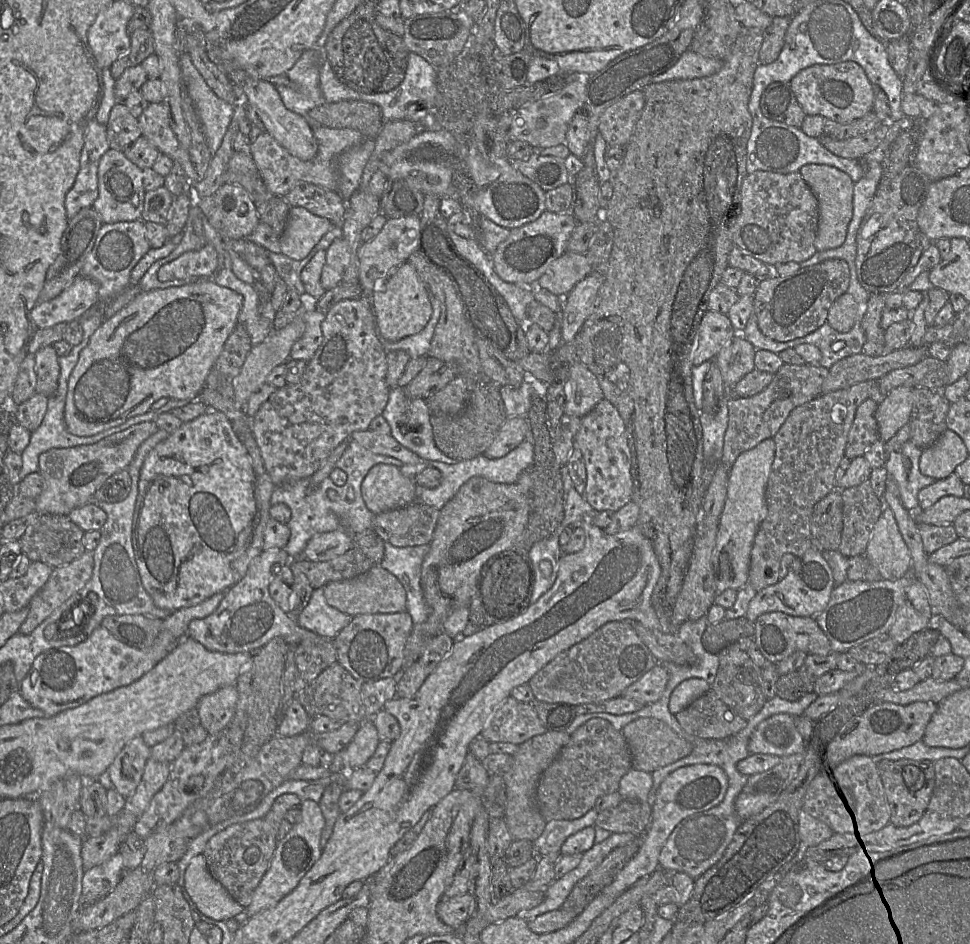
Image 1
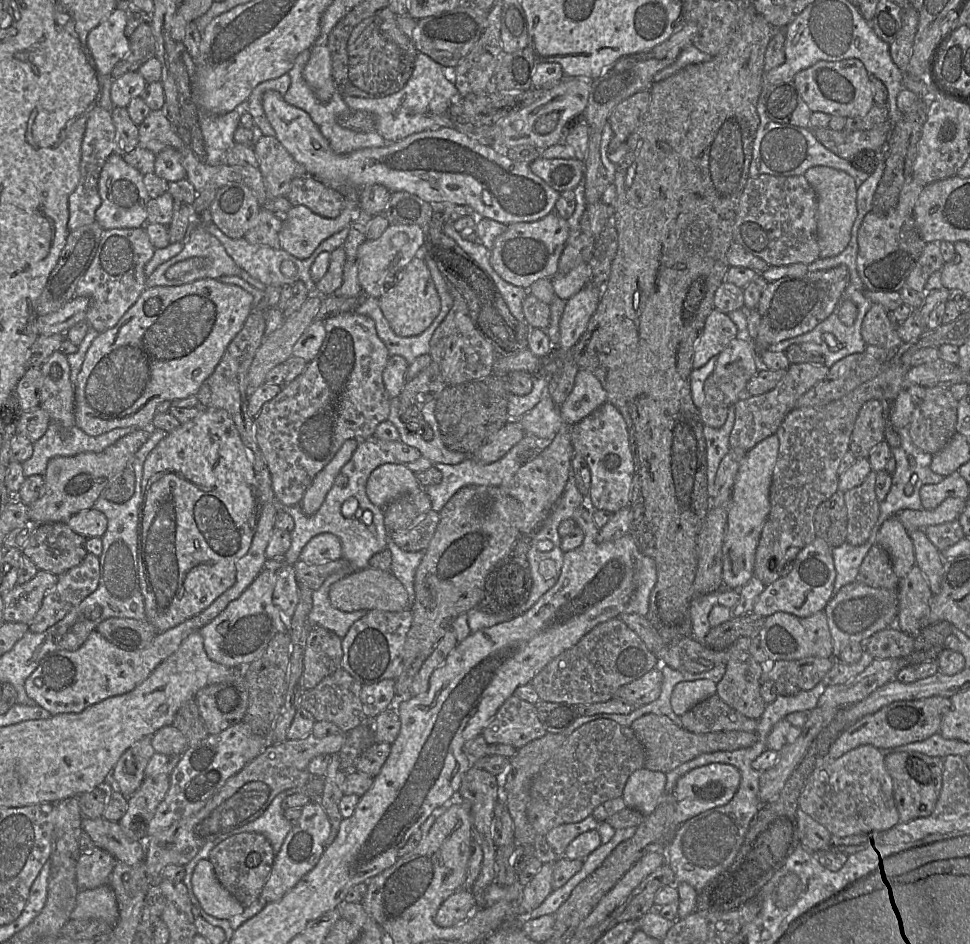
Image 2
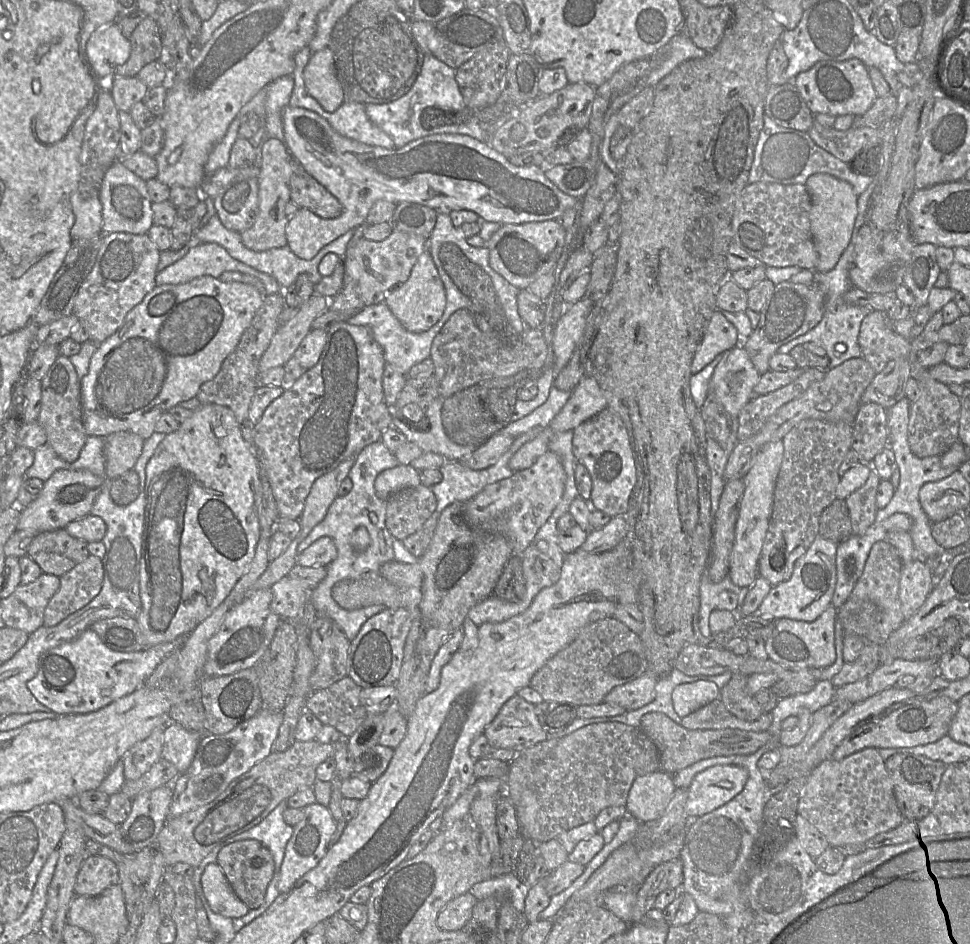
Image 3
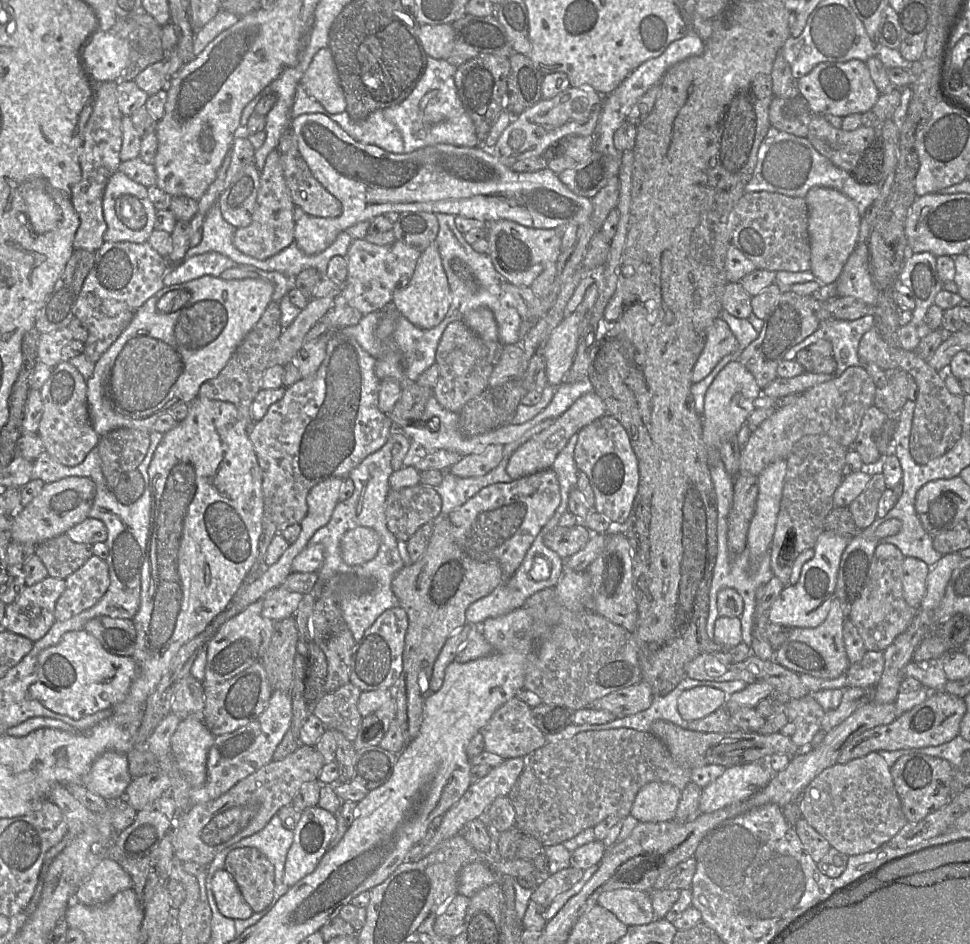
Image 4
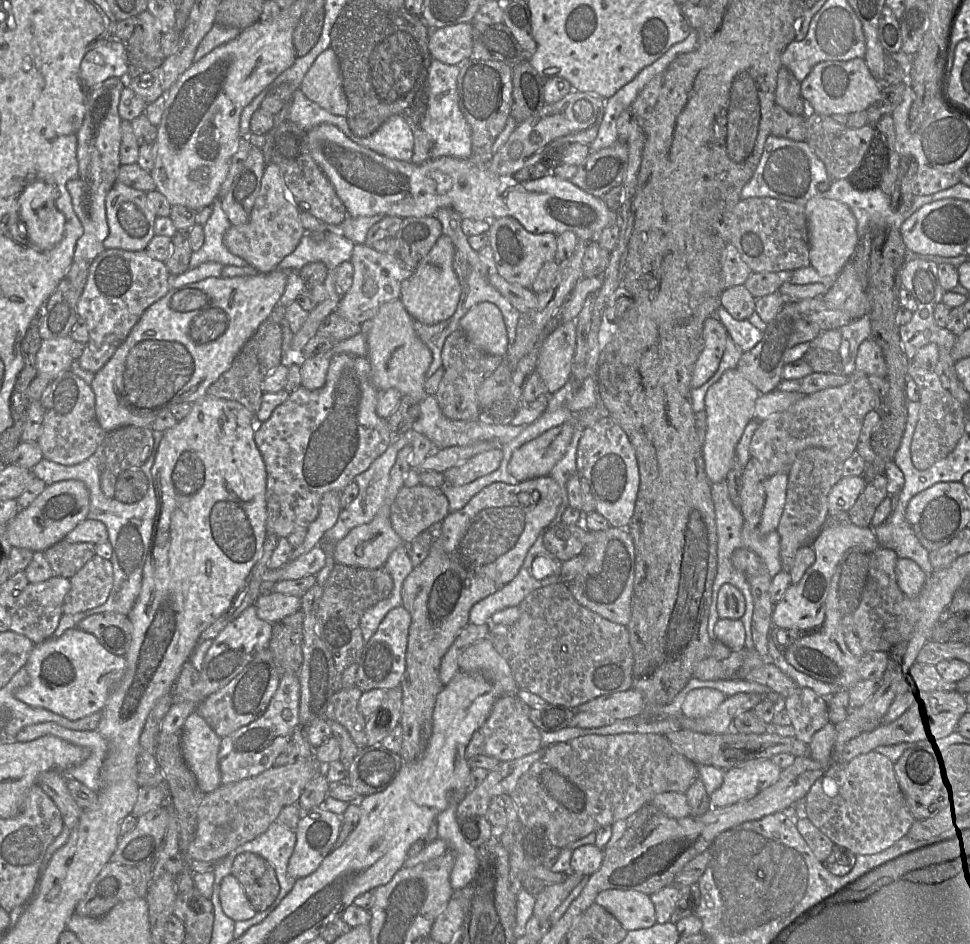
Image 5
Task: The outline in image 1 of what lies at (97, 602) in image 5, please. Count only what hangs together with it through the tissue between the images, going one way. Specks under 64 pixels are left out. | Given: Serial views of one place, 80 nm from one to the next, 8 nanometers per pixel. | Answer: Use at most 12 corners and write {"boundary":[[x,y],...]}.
{"boundary":[[92,552],[53,568],[18,633],[30,634],[91,579]]}

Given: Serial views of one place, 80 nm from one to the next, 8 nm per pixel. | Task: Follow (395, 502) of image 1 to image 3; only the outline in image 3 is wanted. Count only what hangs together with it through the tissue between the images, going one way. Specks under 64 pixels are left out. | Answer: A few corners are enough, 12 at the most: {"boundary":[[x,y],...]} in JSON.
{"boundary":[[408,465],[380,472],[376,495],[386,500],[420,483],[419,471]]}

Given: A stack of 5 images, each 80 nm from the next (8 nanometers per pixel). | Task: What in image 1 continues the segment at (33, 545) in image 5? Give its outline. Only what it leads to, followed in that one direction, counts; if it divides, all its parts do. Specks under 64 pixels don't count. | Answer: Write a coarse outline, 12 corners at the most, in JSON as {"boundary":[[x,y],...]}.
{"boundary":[[144,421],[39,455],[39,514],[69,515],[128,469],[159,430]]}

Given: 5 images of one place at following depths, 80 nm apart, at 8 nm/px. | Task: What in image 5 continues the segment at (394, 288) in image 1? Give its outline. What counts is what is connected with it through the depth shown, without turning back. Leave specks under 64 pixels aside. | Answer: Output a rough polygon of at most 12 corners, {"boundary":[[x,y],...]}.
{"boundary":[[440,236],[403,283],[414,322],[450,318],[461,285],[455,246]]}

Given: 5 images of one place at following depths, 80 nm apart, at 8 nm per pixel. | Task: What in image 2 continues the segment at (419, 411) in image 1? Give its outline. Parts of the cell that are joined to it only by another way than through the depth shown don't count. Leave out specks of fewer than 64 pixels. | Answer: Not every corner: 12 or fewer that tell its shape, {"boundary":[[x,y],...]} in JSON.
{"boundary":[[399,397],[390,399],[388,421],[401,442],[433,463],[455,465],[465,453],[448,450],[434,414],[421,407],[417,425],[401,421]]}

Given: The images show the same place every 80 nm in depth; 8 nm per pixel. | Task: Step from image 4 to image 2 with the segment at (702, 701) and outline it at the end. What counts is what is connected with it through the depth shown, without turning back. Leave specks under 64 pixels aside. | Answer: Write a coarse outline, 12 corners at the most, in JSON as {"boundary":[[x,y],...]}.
{"boundary":[[702,679],[678,683],[671,707],[681,717],[715,695],[717,684]]}

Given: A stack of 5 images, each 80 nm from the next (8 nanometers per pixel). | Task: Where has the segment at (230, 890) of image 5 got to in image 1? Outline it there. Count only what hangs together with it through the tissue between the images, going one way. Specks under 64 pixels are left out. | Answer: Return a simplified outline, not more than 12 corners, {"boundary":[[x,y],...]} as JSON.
{"boundary":[[202,854],[184,887],[198,910],[226,921],[244,907],[212,877]]}

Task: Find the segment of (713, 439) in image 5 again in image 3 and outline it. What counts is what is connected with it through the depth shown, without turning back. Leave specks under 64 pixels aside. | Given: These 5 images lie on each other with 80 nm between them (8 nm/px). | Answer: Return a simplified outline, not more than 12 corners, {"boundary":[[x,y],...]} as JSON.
{"boundary":[[740,343],[724,352],[709,394],[731,418],[760,374]]}

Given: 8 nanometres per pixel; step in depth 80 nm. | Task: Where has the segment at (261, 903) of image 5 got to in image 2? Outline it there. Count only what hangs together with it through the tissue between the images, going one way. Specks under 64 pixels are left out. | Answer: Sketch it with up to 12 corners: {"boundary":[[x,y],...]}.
{"boundary":[[239,832],[210,852],[215,875],[245,908],[260,898],[275,852]]}

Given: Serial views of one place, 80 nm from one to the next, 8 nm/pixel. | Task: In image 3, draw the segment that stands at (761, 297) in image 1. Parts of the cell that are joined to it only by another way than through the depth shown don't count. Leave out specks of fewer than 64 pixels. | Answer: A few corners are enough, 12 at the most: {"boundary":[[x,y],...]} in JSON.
{"boundary":[[781,282],[741,344],[760,375],[778,349],[817,326],[817,282]]}

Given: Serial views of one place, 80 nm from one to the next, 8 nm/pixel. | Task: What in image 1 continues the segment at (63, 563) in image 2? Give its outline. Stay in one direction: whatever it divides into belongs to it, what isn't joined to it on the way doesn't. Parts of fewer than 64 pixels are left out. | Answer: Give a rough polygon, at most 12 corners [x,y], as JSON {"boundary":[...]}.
{"boundary":[[42,514],[20,538],[31,562],[57,568],[83,555],[67,515]]}

